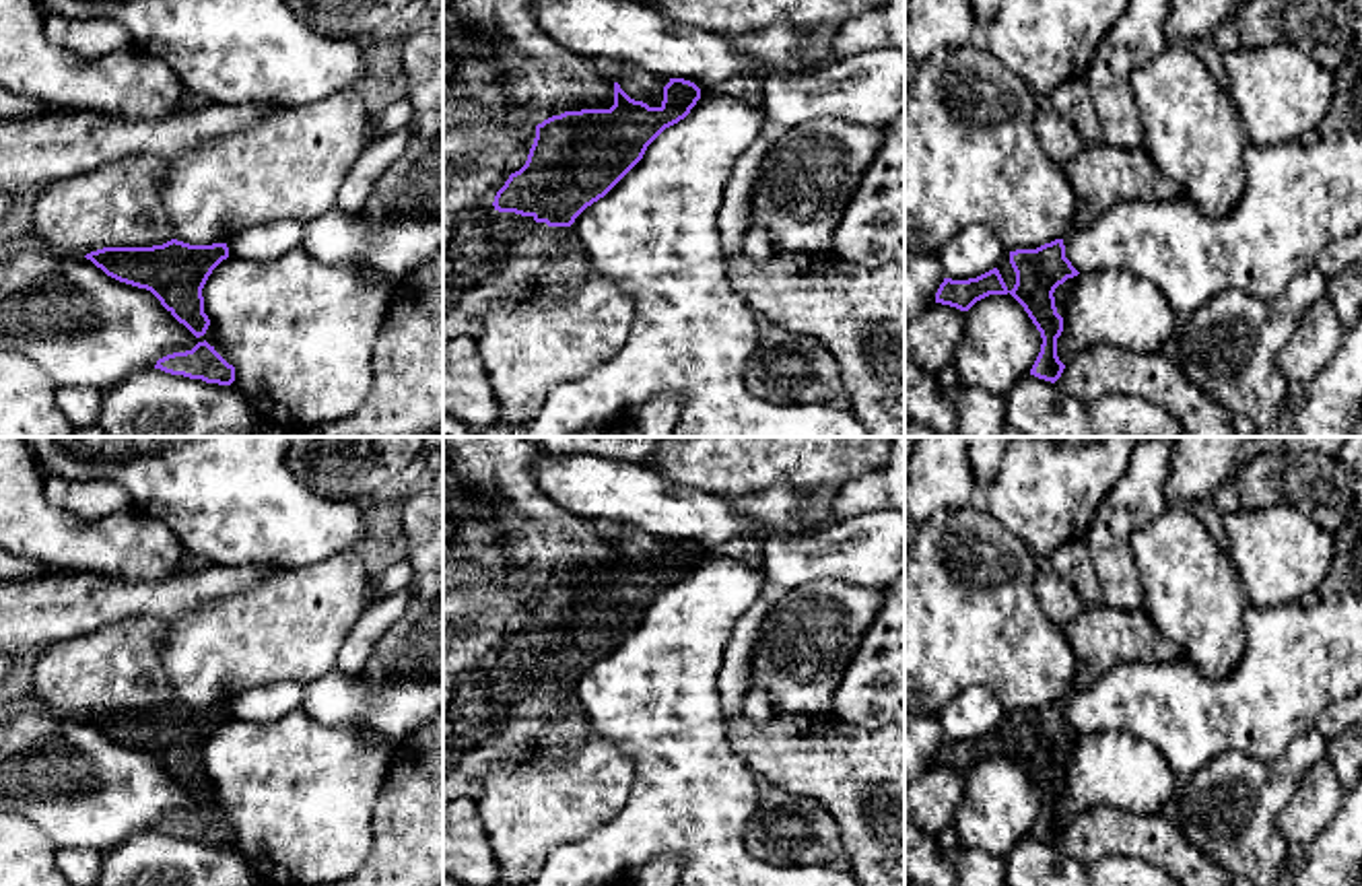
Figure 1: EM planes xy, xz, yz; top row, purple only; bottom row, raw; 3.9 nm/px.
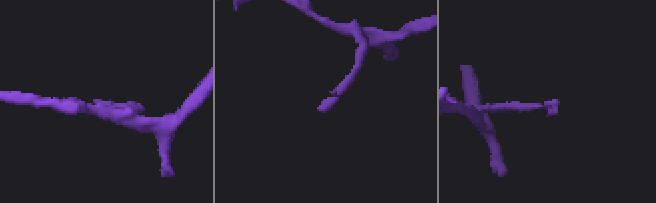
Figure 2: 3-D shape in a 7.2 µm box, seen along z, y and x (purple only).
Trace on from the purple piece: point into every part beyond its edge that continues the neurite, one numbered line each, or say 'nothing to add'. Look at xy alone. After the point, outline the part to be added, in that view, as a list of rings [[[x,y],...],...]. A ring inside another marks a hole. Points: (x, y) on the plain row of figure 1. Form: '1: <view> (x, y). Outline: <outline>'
nothing to add

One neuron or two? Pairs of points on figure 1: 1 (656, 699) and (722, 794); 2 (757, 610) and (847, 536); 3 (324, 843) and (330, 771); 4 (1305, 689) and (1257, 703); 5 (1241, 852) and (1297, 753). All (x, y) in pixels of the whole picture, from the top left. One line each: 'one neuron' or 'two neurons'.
1: one neuron
2: two neurons
3: one neuron
4: one neuron
5: one neuron

